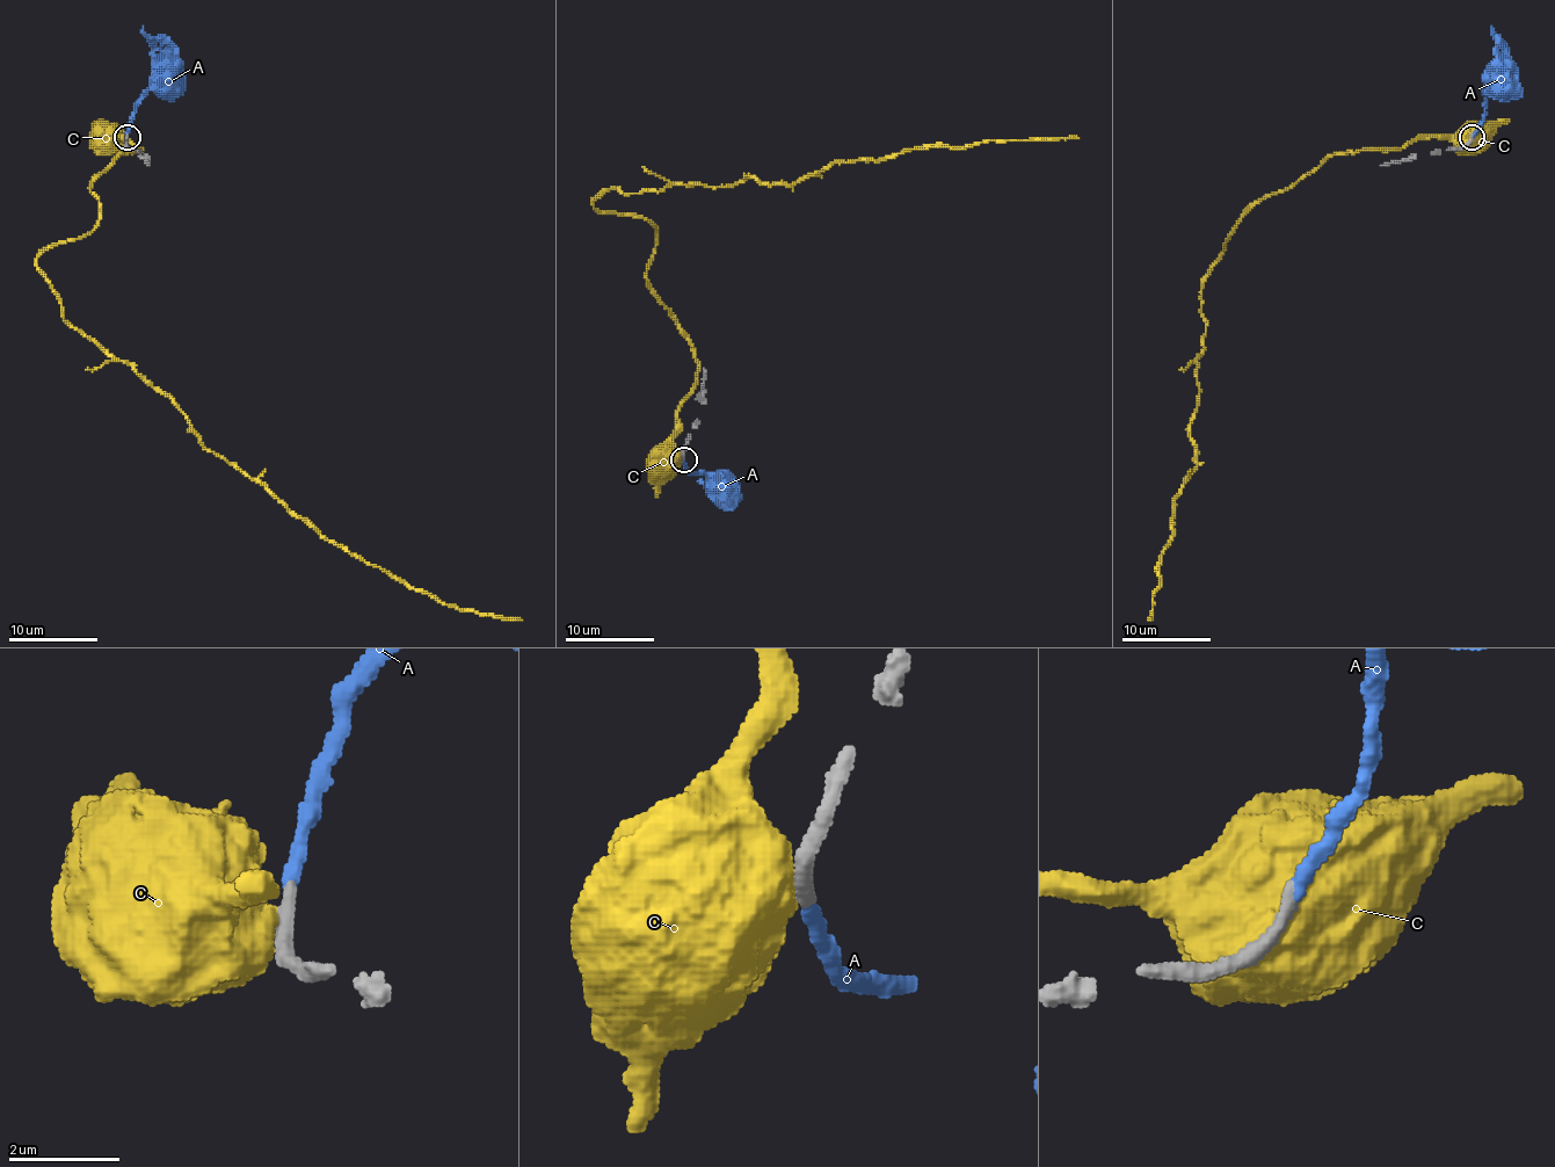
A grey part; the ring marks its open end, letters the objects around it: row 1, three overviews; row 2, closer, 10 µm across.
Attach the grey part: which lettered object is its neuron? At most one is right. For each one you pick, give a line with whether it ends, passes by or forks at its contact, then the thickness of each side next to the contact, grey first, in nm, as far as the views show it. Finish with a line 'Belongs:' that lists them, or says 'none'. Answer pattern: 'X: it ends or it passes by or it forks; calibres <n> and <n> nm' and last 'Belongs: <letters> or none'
A: it ends; calibres 260 and 240 nm
Belongs: A

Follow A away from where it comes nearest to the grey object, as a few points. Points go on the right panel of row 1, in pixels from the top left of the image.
A: (1472, 137), (1484, 114), (1484, 92), (1491, 86), (1502, 86), (1506, 81)

